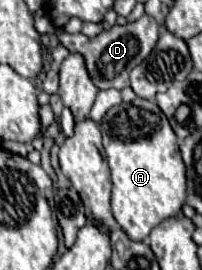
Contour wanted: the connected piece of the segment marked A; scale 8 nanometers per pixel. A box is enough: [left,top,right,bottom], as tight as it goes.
[100,98,186,240]

